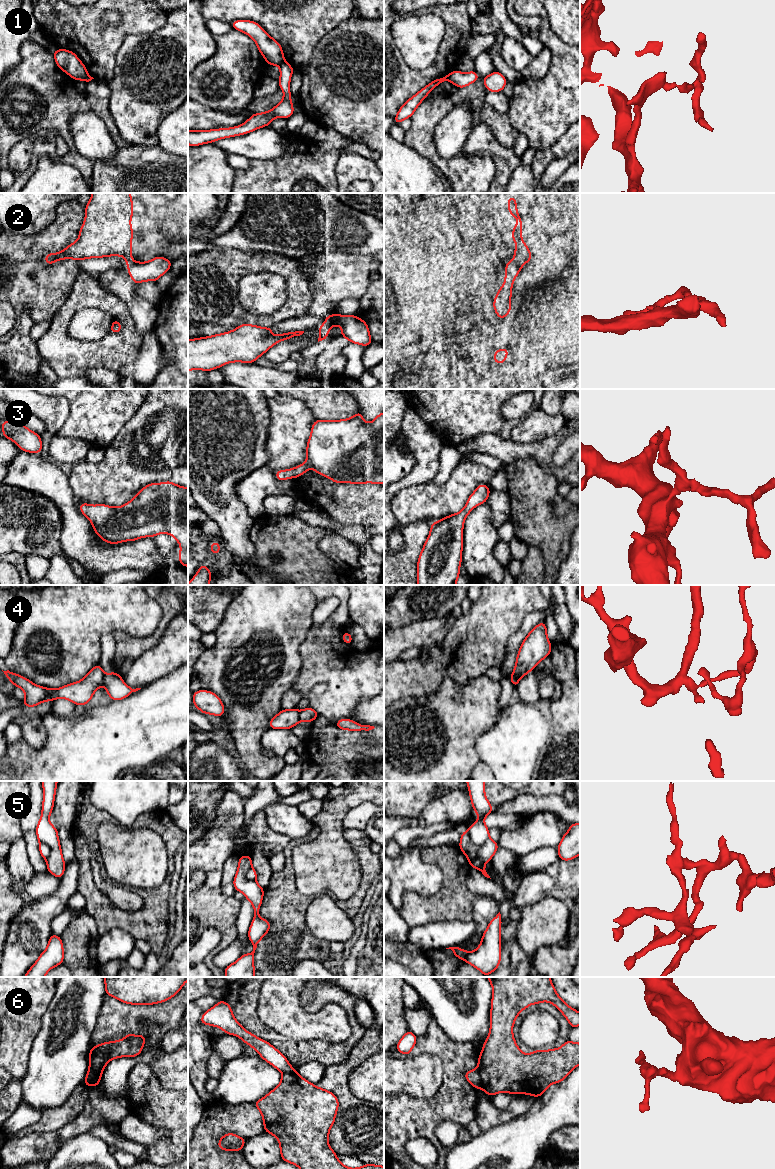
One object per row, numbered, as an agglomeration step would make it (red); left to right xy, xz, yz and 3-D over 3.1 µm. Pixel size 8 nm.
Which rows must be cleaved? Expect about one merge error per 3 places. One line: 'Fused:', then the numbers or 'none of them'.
Fused: 1, 2, 4, 5, 6

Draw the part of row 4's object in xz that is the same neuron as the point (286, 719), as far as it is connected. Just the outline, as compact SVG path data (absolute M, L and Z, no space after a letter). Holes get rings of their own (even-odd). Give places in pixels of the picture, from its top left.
M283 709L269 721L270 729L291 729L299 723L297 709Z

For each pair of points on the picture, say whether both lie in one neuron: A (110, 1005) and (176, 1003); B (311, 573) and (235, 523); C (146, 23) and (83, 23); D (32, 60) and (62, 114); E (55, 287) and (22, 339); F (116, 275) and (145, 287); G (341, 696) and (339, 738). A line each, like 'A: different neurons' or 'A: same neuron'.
A: same neuron
B: different neurons
C: same neuron
D: same neuron
E: different neurons
F: different neurons
G: different neurons

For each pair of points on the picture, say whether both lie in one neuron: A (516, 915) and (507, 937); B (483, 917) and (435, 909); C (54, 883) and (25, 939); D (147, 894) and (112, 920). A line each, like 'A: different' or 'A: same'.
A: different
B: different
C: different
D: same

